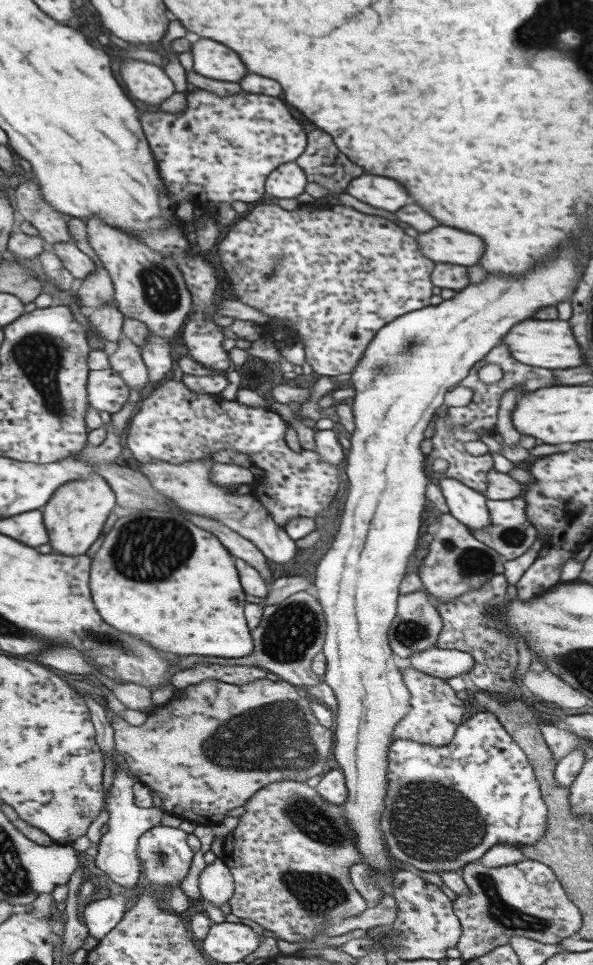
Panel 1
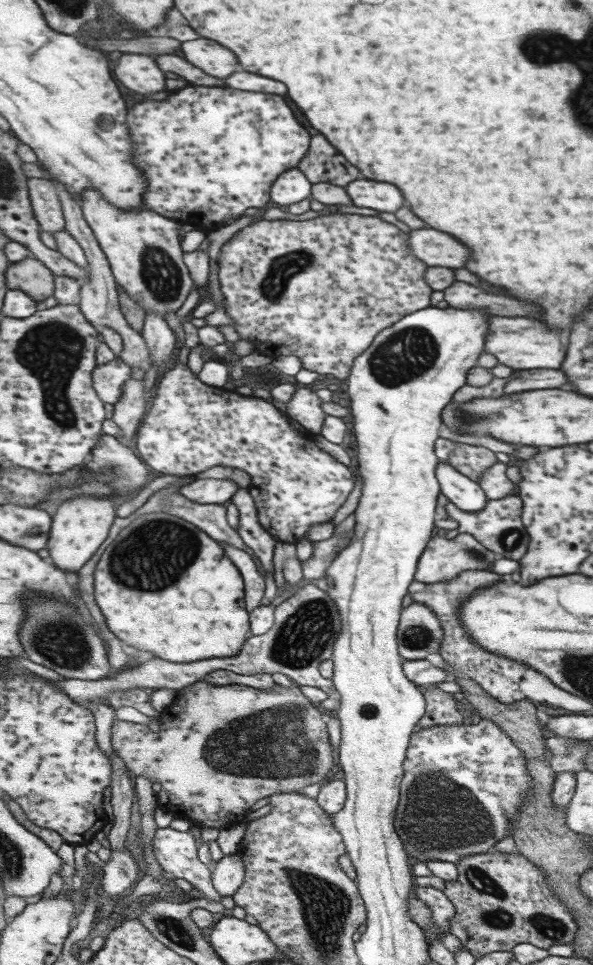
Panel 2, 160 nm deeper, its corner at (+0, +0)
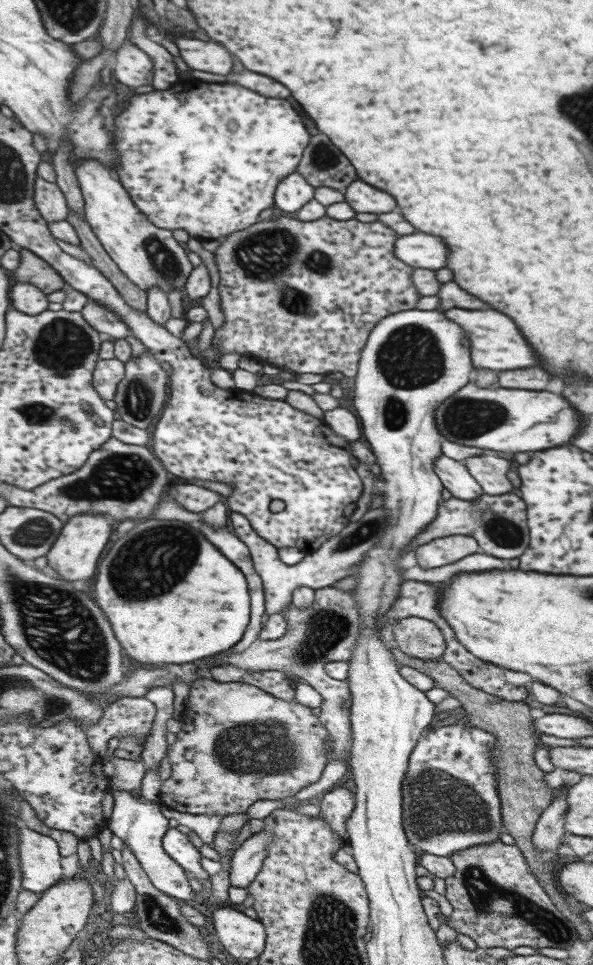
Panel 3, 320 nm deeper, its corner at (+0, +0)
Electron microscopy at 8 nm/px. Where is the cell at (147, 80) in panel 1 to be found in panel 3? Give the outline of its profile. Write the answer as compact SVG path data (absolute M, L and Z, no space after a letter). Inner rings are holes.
M125 43L118 49L114 75L123 84L134 88L154 84L154 62L135 43Z

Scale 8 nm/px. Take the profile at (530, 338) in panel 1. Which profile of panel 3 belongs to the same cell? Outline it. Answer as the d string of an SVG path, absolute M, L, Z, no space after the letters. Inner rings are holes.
M450 308L449 310L445 310L443 315L461 327L461 330L466 334L469 341L469 354L473 354L473 358L471 358L473 369L486 369L499 372L535 366L535 358L533 358L531 348L527 346L527 342L519 334L519 330L513 326L513 322L505 314L499 314L495 310L461 310L461 308Z

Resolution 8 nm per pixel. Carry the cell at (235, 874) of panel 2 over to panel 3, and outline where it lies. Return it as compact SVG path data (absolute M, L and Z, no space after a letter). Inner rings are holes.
M269 831L253 834L245 840L232 855L230 881L232 886L247 889L257 878L258 872L264 868L270 846L276 836Z

